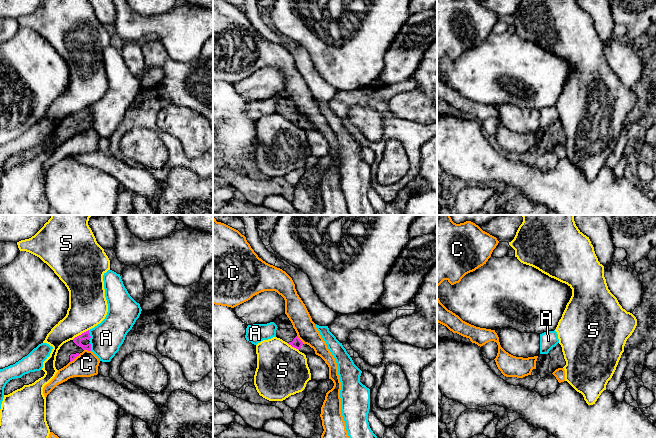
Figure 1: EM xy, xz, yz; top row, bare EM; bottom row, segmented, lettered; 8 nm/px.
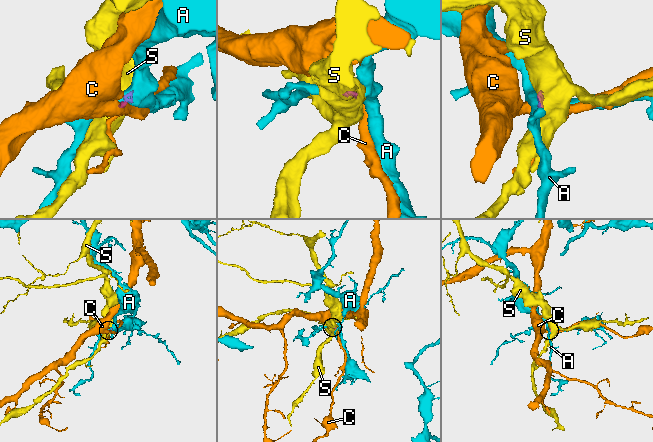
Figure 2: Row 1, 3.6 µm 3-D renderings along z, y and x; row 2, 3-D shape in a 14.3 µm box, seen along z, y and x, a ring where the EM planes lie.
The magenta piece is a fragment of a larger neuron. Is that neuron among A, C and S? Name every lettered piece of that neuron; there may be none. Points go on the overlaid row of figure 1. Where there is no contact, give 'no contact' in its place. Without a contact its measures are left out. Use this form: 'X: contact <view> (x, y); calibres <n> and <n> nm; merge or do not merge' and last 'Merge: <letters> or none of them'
A: contact xy (89, 335); calibres 70 and 260 nm; do not merge
C: contact xz (299, 339); calibres 80 and 170 nm; do not merge
S: contact xy (81, 334); calibres 70 and 320 nm; do not merge
Merge: none of them

